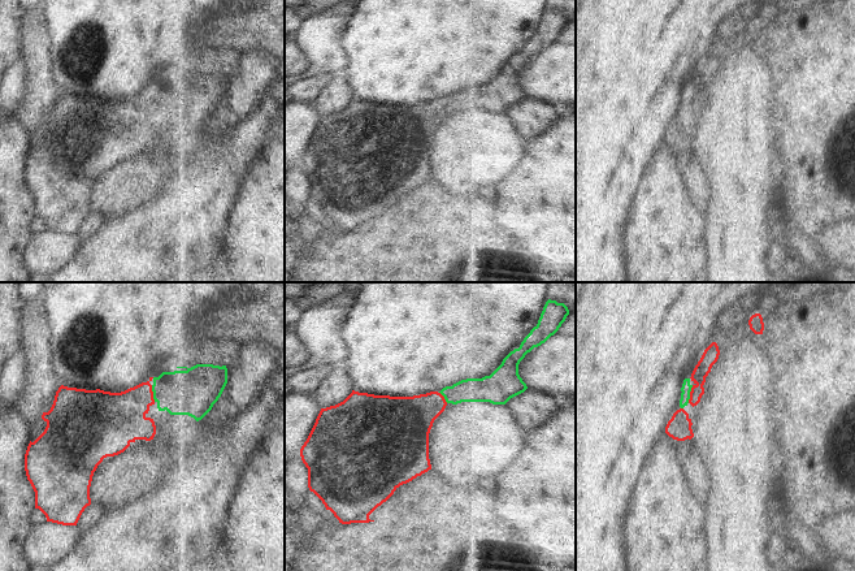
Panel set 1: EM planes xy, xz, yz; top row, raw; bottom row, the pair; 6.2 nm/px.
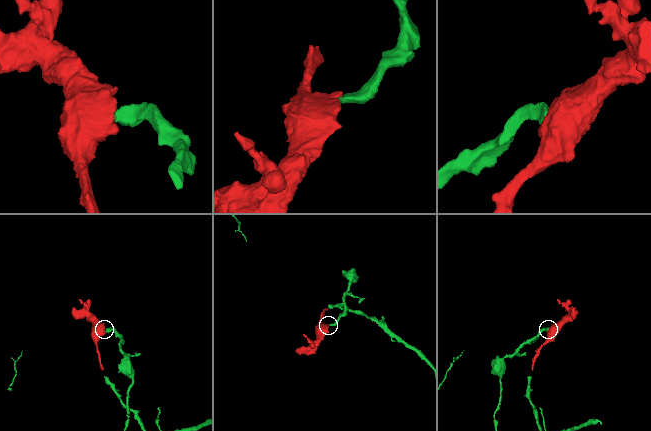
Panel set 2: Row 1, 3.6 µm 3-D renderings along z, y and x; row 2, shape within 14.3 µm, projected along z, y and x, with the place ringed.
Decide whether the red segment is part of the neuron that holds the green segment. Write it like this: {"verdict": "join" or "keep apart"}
{"verdict": "join"}

